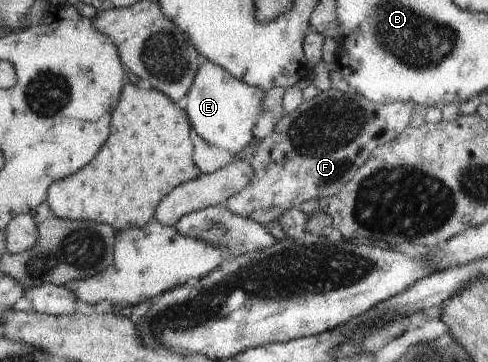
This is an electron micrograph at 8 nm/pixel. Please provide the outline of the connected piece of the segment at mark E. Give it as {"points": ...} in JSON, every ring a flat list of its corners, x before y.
{"points":[[205,60,201,69,197,71,193,85,187,93,187,107,185,113,190,121,192,130,209,145,229,153,235,159,251,142,253,130,259,115,263,113,263,89,246,85,243,81,233,77,211,61]]}

